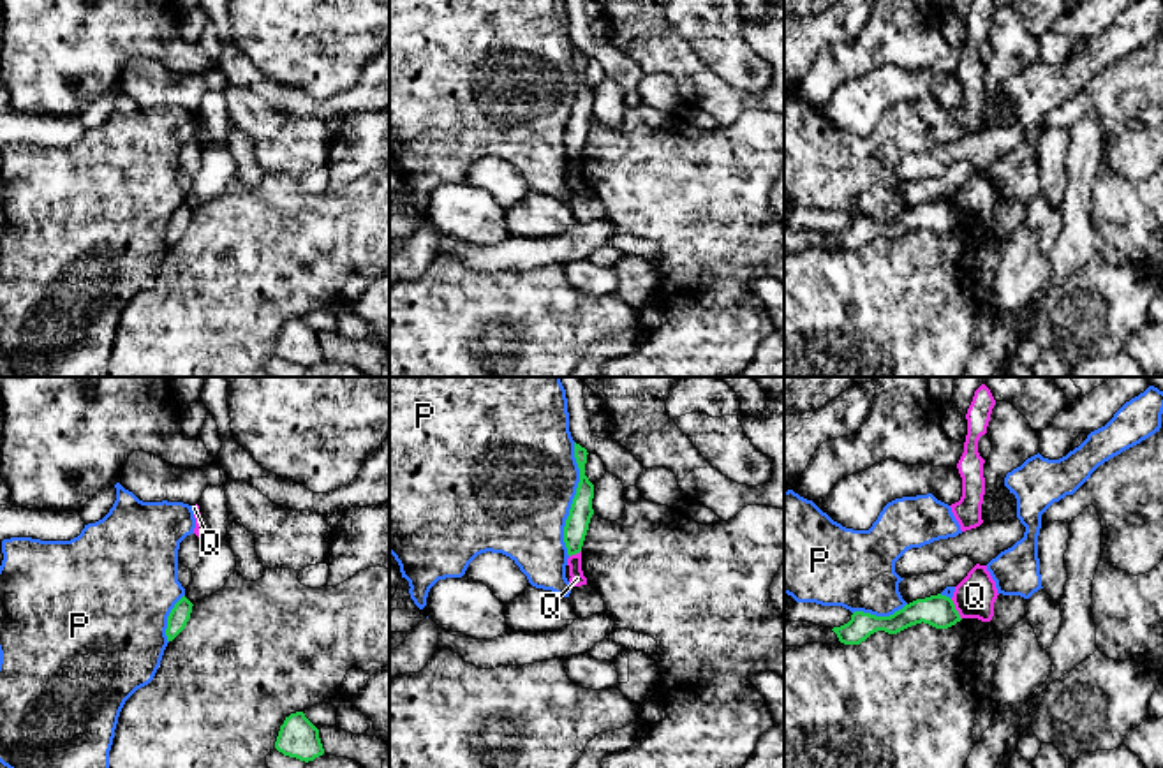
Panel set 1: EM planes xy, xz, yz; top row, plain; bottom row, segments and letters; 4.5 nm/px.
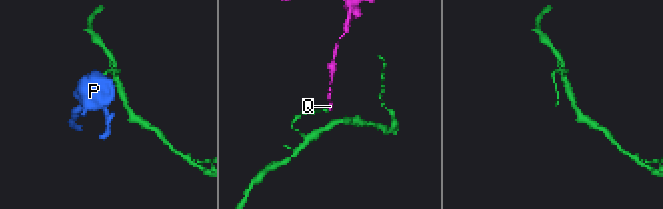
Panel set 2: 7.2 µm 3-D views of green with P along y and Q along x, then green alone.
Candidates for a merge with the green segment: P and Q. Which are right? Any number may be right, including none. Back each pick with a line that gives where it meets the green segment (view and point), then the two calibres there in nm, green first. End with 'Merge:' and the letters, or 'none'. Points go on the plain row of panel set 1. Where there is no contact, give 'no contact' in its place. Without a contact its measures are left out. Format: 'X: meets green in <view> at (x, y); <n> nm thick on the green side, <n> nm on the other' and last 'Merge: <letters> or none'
Merge: none

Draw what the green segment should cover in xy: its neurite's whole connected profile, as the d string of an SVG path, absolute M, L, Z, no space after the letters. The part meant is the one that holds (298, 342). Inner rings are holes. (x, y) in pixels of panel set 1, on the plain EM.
M303 317L291 319L280 331L275 354L284 361L300 366L314 366L324 359L319 335L305 322Z

